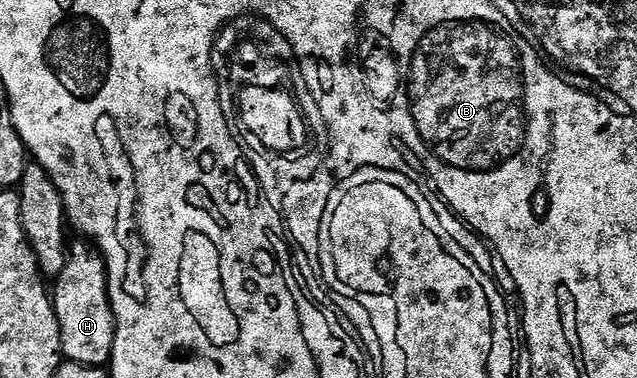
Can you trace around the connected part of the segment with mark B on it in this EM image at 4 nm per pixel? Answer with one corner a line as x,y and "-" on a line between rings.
447,23
444,27
436,27
429,31
417,47
413,57
417,67
413,67
413,99
417,103
417,123
421,123
421,131
425,131
425,139
449,159
449,163
457,163
457,167
489,167
489,163
497,163
497,159
505,159
505,155
513,155
513,147
517,147
517,139
521,139
521,111
517,111
517,95
525,95
525,83
517,83
517,67
521,57
517,53
514,40
498,28
478,23

